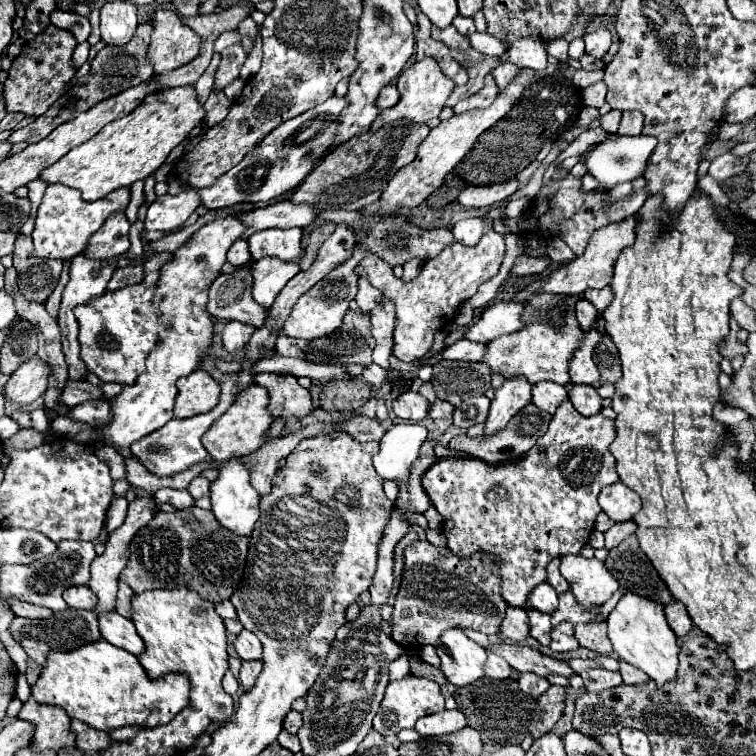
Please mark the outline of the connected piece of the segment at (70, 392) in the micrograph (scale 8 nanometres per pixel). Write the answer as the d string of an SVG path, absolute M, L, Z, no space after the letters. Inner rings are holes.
M68 380L66 382L66 388L62 390L62 402L66 406L78 406L80 402L86 402L88 398L100 398L100 400L106 400L110 402L110 398L106 398L102 394L102 390L98 386L92 386L90 382L74 382L74 380Z

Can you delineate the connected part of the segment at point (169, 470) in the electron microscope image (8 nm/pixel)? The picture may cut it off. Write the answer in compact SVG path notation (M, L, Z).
M228 374L224 384L222 384L222 394L220 394L220 402L216 408L212 408L208 414L198 414L192 418L184 418L184 420L172 420L168 422L168 426L162 426L160 430L156 430L156 434L148 434L148 438L140 438L140 442L134 442L130 446L132 454L136 456L145 466L158 476L172 476L176 472L182 472L202 460L208 458L206 448L202 446L202 436L208 432L208 428L212 426L212 422L222 416L232 400L234 400L234 390L236 390L236 378L238 374Z

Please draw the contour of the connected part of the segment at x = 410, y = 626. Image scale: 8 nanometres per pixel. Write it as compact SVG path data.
M418 540L404 550L404 562L406 566L402 574L402 584L396 594L394 616L390 620L392 638L402 648L418 650L418 646L424 646L424 644L436 646L438 634L442 634L442 630L446 628L456 628L456 626L472 628L482 634L498 634L500 622L504 618L508 604L500 598L500 576L490 556L474 554L470 558L458 558L446 546L438 548L438 546L432 546L428 540Z

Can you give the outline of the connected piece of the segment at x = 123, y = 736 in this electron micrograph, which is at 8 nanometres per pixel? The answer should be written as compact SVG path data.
M118 728L118 730L112 730L112 732L108 732L108 736L112 738L112 740L116 740L116 742L124 742L124 740L130 740L136 732L138 732L140 728Z

